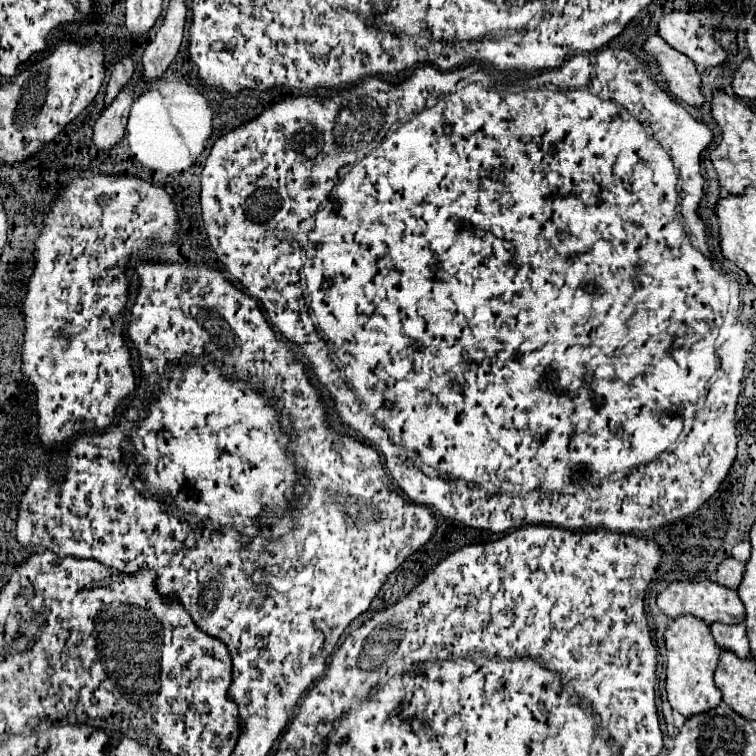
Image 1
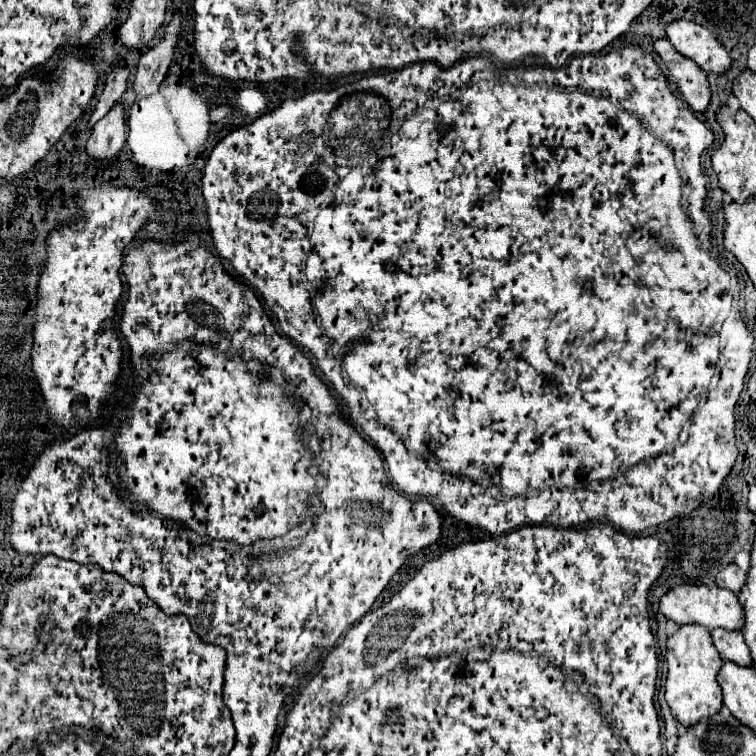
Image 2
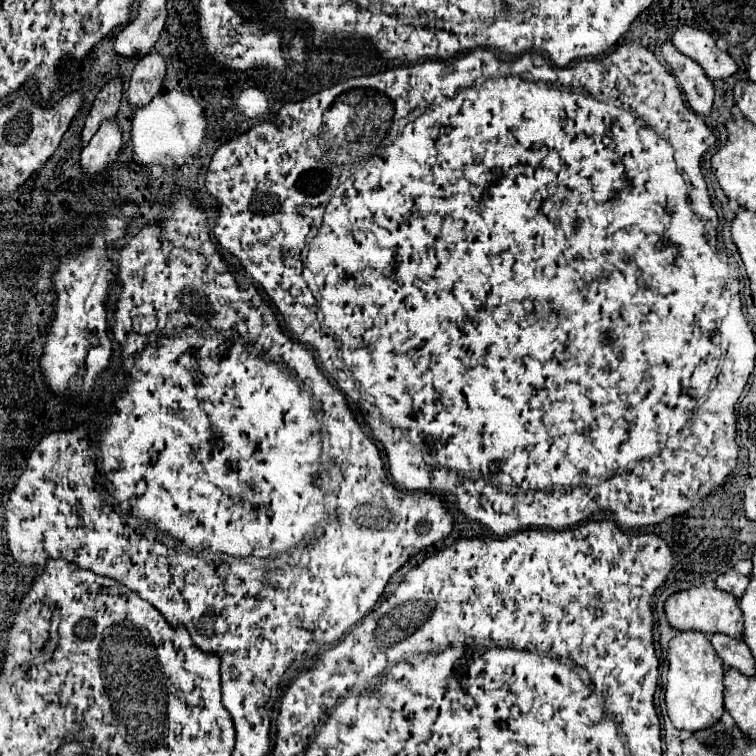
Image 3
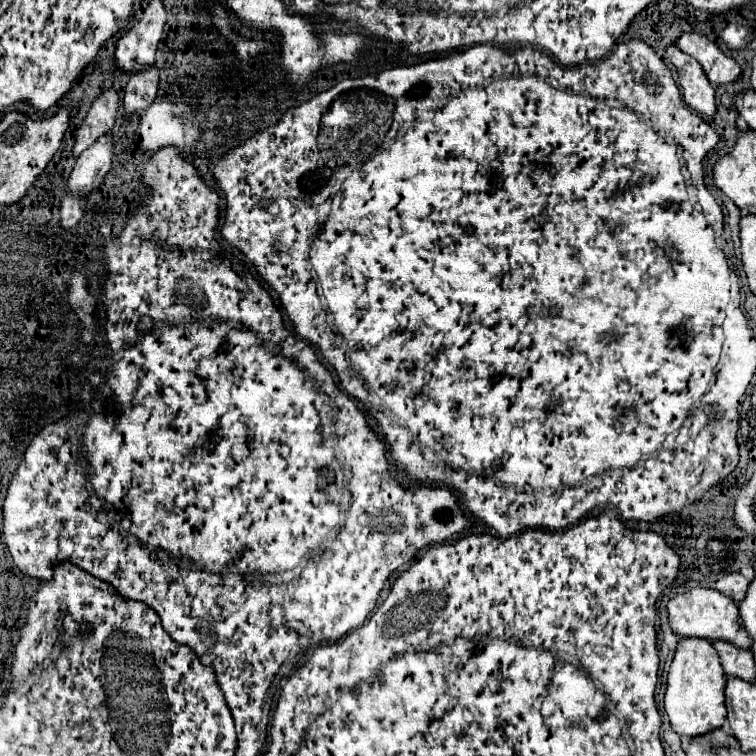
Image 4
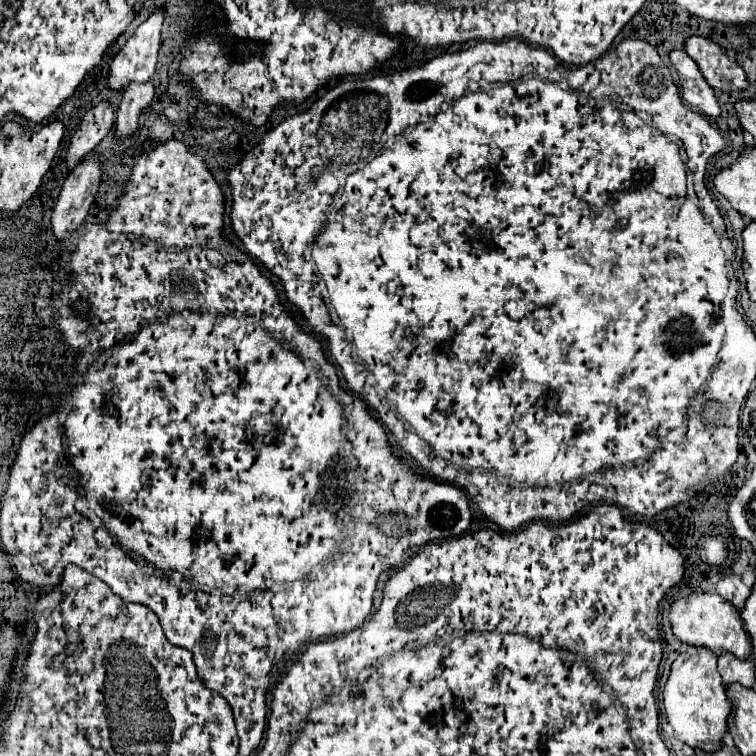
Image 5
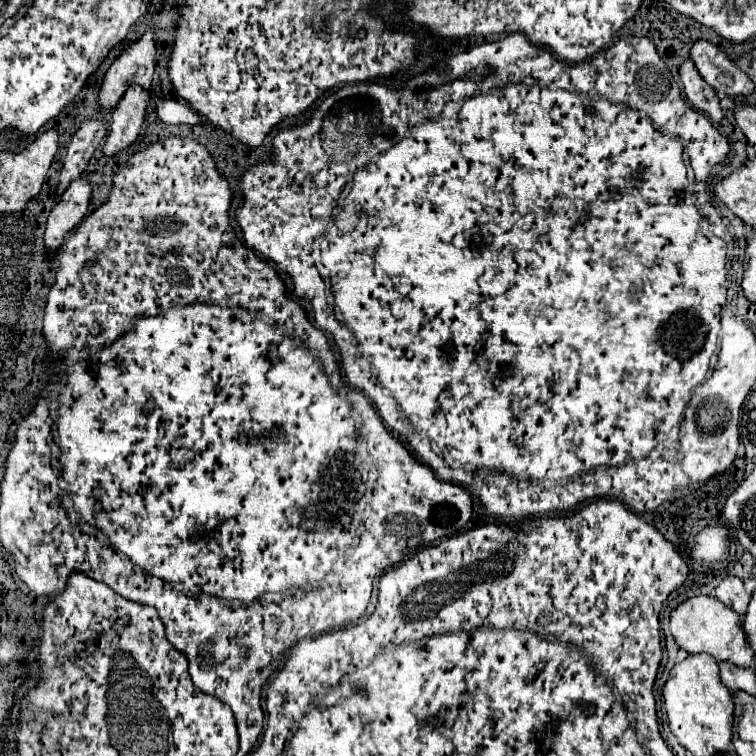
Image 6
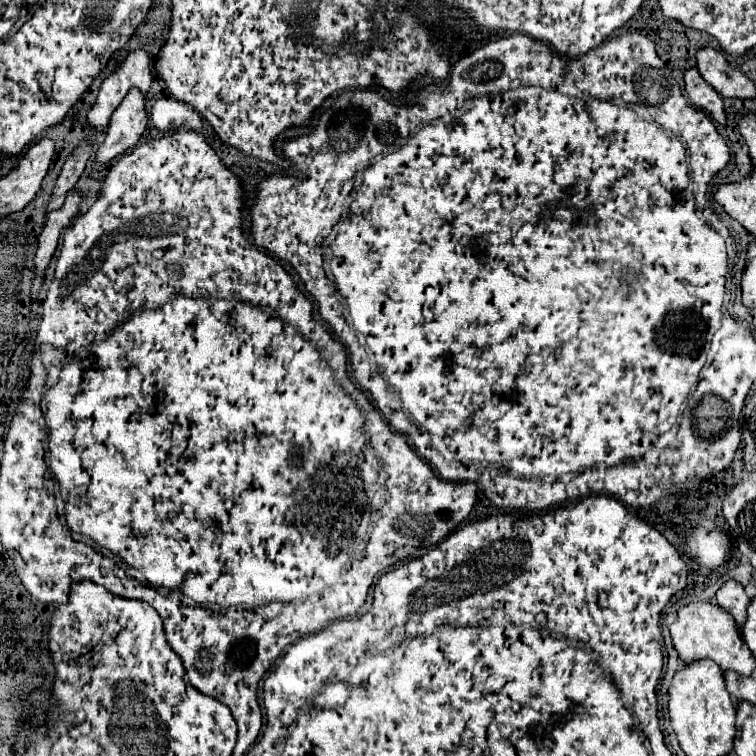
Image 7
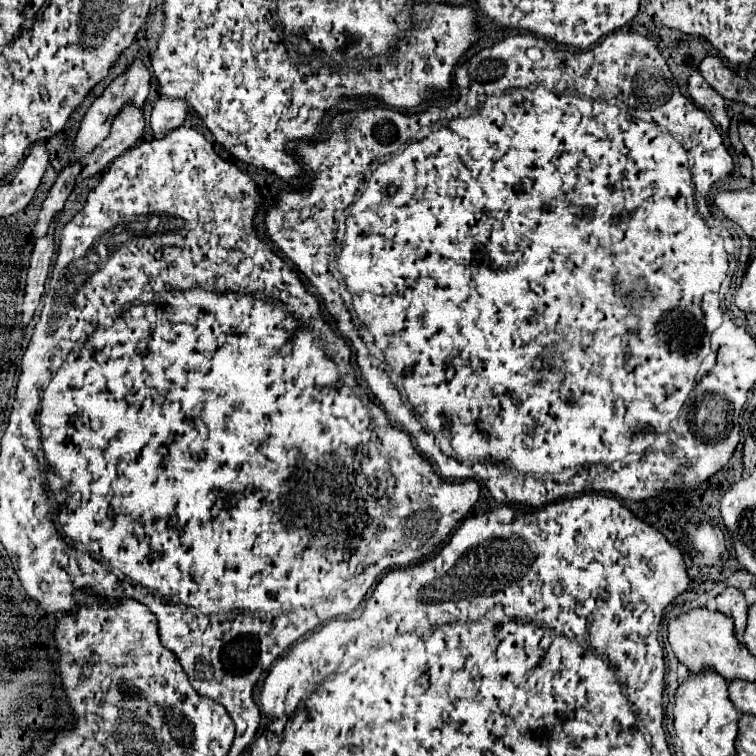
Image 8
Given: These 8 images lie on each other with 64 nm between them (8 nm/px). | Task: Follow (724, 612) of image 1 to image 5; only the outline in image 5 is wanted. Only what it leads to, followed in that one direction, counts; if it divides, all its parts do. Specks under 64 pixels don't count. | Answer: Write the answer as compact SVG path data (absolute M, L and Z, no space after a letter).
M694 592L690 596L678 598L678 600L672 602L668 618L670 618L670 624L672 624L674 636L678 640L686 642L686 644L712 648L716 654L726 650L726 652L732 652L738 658L750 658L750 654L752 654L750 636L744 630L740 612L730 602L726 602L722 596L718 596L718 594Z

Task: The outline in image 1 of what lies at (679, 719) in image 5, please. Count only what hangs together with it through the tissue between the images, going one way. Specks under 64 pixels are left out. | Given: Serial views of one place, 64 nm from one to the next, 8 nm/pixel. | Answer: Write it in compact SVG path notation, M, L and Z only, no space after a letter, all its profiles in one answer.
M678 616L668 624L664 632L668 666L666 666L666 694L668 702L682 716L694 716L706 712L708 708L716 708L722 700L722 692L714 684L714 670L718 664L718 646L710 634L710 626L696 616Z

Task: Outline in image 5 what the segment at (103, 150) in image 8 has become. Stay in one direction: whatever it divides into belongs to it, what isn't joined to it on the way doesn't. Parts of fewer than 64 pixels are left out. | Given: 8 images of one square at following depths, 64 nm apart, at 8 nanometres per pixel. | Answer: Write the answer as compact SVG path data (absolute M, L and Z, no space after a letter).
M148 80L144 84L132 82L124 88L122 102L116 110L116 136L118 136L118 140L122 140L138 130L138 118L140 118L142 110L148 108L152 98L154 98L152 80Z

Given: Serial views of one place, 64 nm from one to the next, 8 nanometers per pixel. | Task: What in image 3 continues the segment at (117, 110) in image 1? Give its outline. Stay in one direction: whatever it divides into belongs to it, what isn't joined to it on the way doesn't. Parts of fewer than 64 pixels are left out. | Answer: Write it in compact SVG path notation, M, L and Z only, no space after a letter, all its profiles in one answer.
M104 120L98 132L92 136L88 146L84 146L80 164L86 172L102 172L112 160L116 160L122 146L122 128L116 120Z

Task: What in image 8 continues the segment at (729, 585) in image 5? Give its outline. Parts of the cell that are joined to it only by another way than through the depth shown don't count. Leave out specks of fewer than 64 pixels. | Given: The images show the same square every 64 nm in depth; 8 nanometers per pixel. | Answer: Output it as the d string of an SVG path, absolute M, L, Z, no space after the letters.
M726 586L724 592L720 592L716 596L716 604L718 604L718 610L722 614L734 618L736 636L742 638L744 628L746 628L746 612L748 612L748 604L746 604L744 594L738 588L734 588L734 586Z

